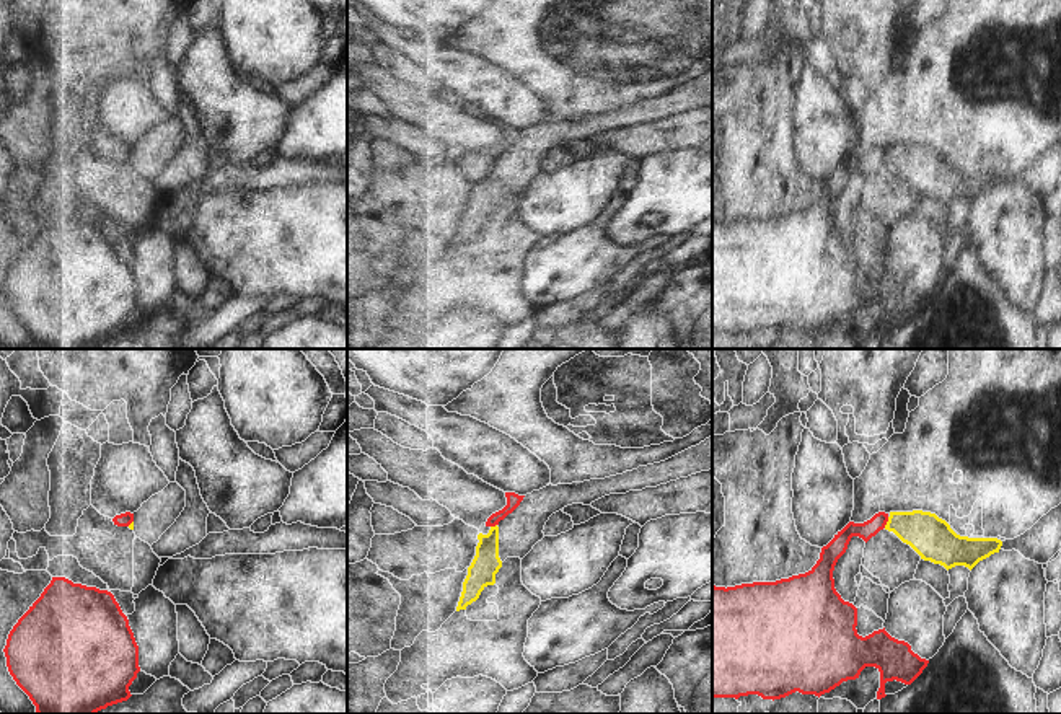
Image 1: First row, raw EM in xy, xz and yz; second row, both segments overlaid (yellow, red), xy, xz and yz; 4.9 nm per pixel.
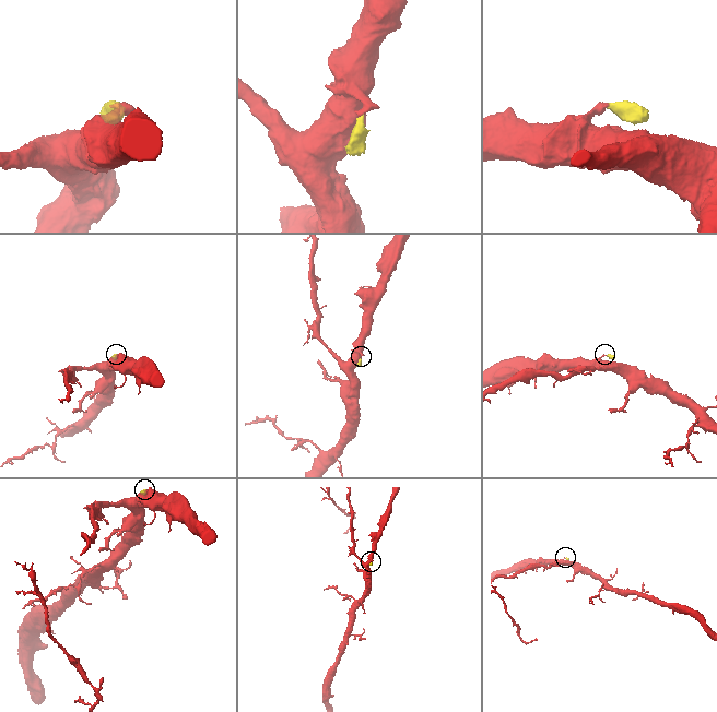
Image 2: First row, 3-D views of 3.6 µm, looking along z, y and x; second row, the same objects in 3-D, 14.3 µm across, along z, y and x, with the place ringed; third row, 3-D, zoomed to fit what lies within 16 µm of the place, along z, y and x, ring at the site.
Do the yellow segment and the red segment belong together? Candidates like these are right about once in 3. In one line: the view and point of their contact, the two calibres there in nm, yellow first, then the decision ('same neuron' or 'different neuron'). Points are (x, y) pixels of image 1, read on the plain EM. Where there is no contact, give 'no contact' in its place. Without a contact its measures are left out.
contact yz (887, 157); calibres 200 and 90 nm; different neuron

